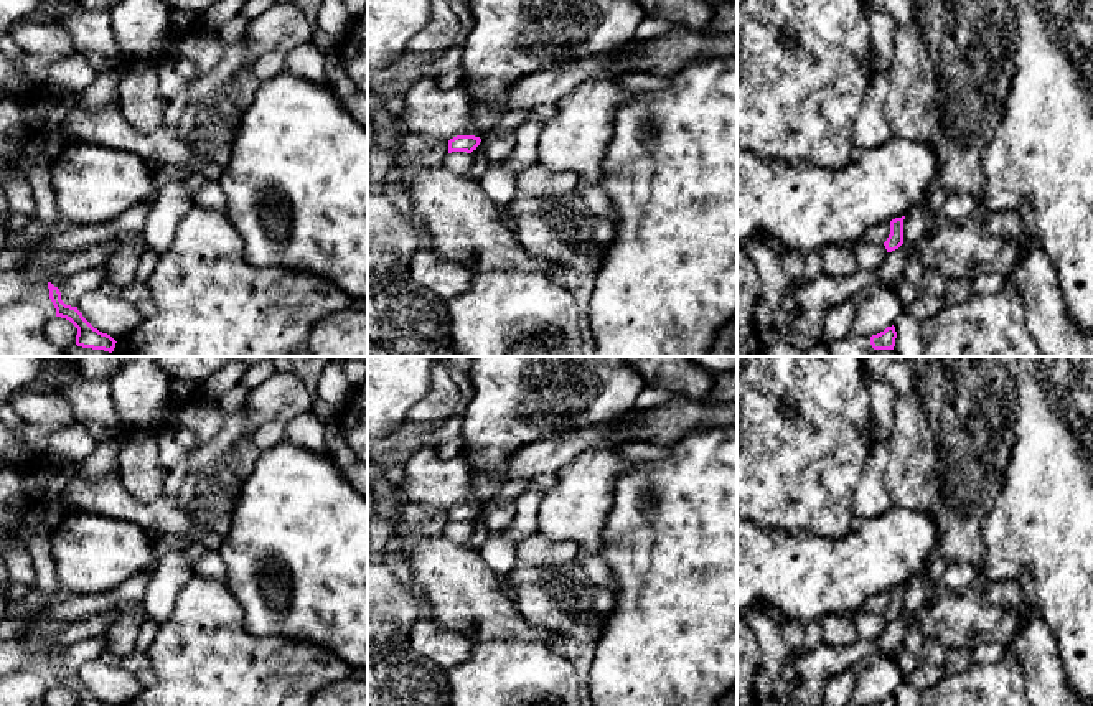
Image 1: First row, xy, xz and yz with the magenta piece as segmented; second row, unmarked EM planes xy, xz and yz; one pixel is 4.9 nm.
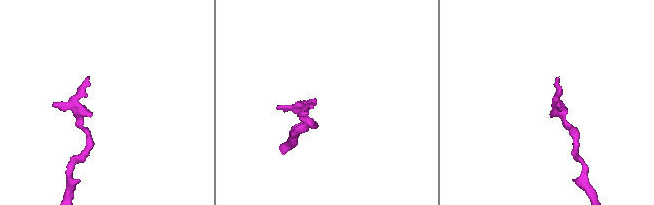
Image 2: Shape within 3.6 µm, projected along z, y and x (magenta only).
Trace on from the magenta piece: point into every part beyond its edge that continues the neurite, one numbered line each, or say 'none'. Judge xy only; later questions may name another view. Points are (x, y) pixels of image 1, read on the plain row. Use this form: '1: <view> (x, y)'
none

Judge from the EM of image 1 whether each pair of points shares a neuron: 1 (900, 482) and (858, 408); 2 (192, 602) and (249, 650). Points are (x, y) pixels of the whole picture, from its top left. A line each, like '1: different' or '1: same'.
1: different
2: same

